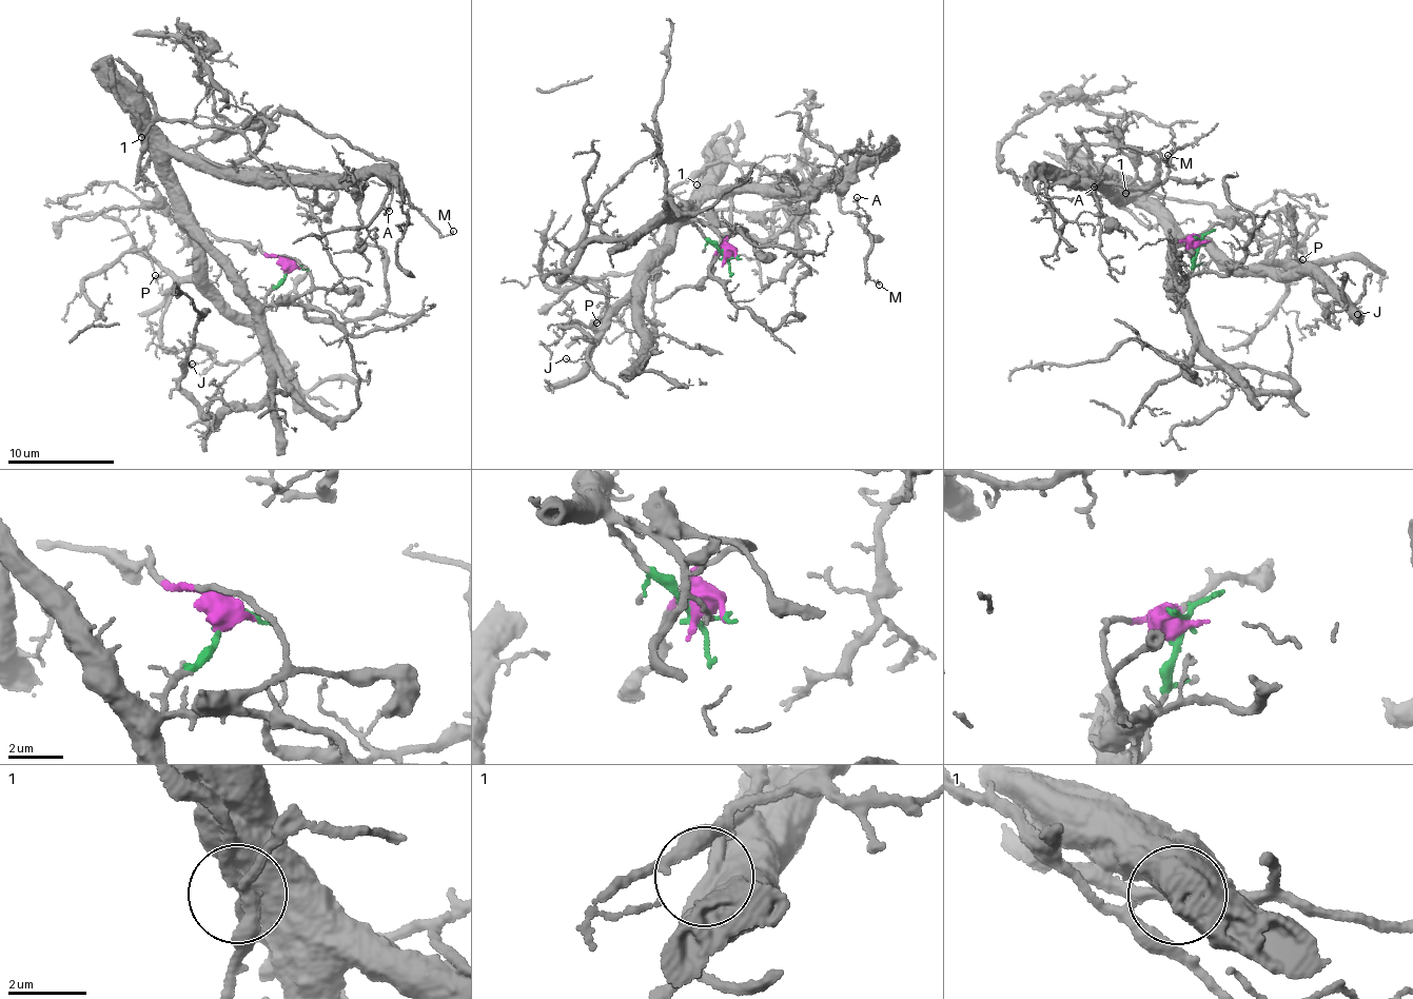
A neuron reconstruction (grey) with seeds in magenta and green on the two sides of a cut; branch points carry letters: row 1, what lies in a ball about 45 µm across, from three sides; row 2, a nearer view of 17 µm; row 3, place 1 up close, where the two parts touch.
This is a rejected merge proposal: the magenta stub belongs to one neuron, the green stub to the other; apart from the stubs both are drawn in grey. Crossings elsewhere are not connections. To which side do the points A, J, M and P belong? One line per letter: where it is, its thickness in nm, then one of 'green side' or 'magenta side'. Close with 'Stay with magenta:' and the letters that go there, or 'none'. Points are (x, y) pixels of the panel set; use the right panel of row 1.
A: place (1094, 187); calibre 150 nm; magenta side
J: place (1357, 314); calibre 120 nm; green side
M: place (1168, 155); calibre 140 nm; magenta side
P: place (1302, 259); calibre 140 nm; green side
Stay with magenta: A, M

